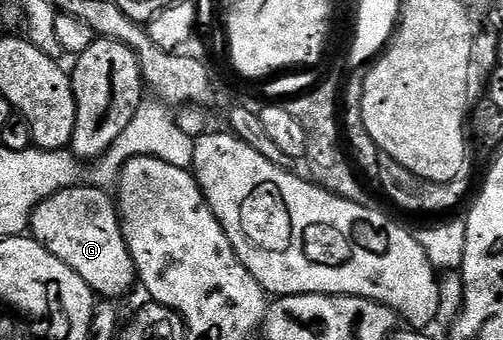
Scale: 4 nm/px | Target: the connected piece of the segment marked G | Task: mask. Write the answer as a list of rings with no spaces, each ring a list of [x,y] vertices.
[[[78,185],[47,197],[33,210],[31,235],[51,254],[59,257],[59,261],[63,261],[63,265],[67,265],[75,273],[79,273],[79,277],[83,277],[83,281],[87,281],[87,285],[93,290],[94,296],[117,301],[120,300],[120,295],[125,295],[132,289],[133,283],[135,287],[138,282],[133,258],[121,232],[121,217],[117,204],[111,198],[108,190],[92,185]]]

